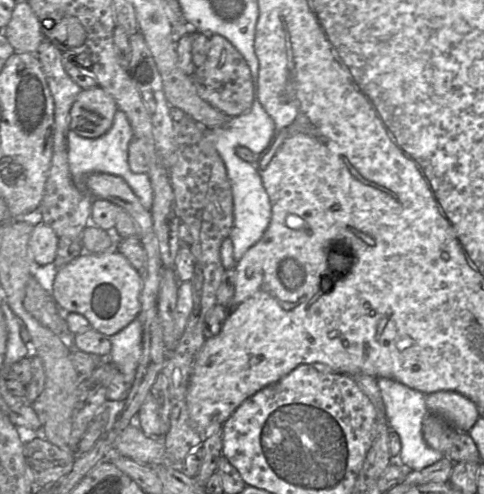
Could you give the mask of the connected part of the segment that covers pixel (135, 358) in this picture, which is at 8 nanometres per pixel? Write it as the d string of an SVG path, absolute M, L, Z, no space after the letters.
M136 317L126 327L112 336L109 359L132 387L143 351L143 326Z

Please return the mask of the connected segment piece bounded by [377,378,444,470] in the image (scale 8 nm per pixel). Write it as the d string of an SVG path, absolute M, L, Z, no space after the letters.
M378 378L377 380L389 426L401 440L398 462L409 469L421 470L440 461L444 457L443 453L430 448L422 435L423 420L429 414L425 400L427 395L393 379Z

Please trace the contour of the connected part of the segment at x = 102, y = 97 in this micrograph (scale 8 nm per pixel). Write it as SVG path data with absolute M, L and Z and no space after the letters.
M99 85L82 89L70 110L70 130L85 138L97 138L112 126L118 111L114 98Z

